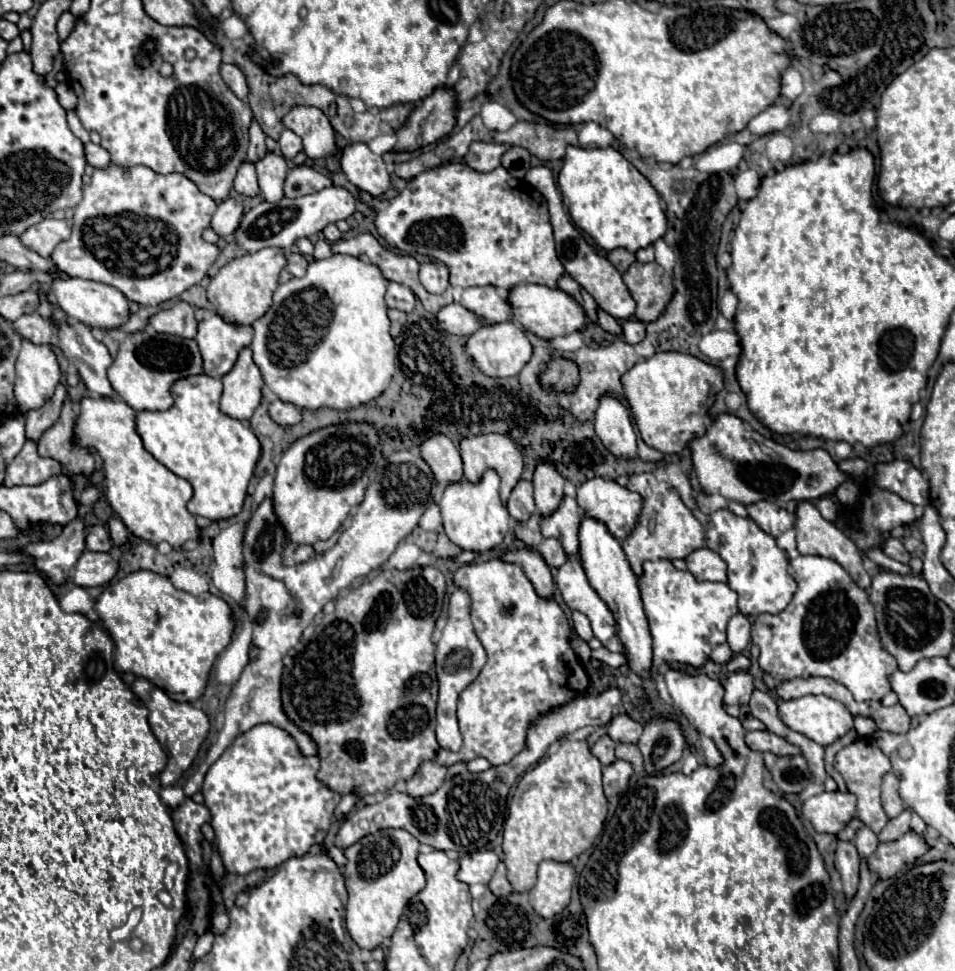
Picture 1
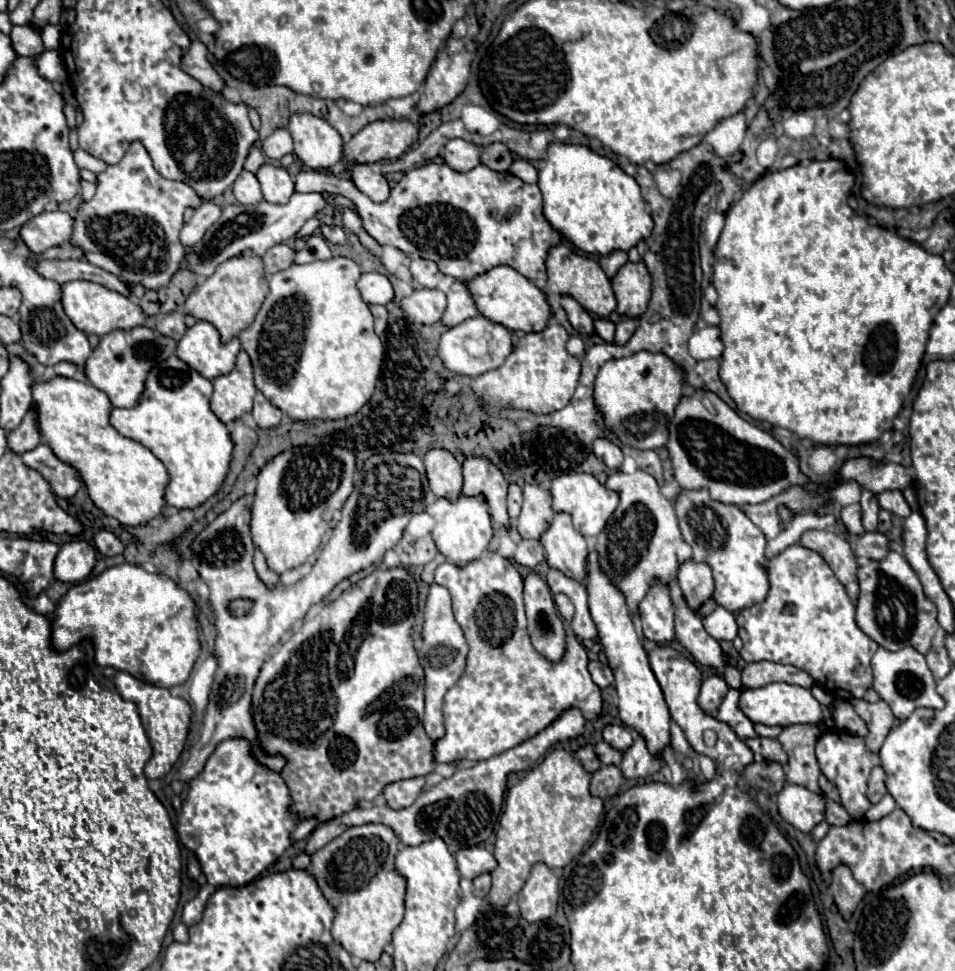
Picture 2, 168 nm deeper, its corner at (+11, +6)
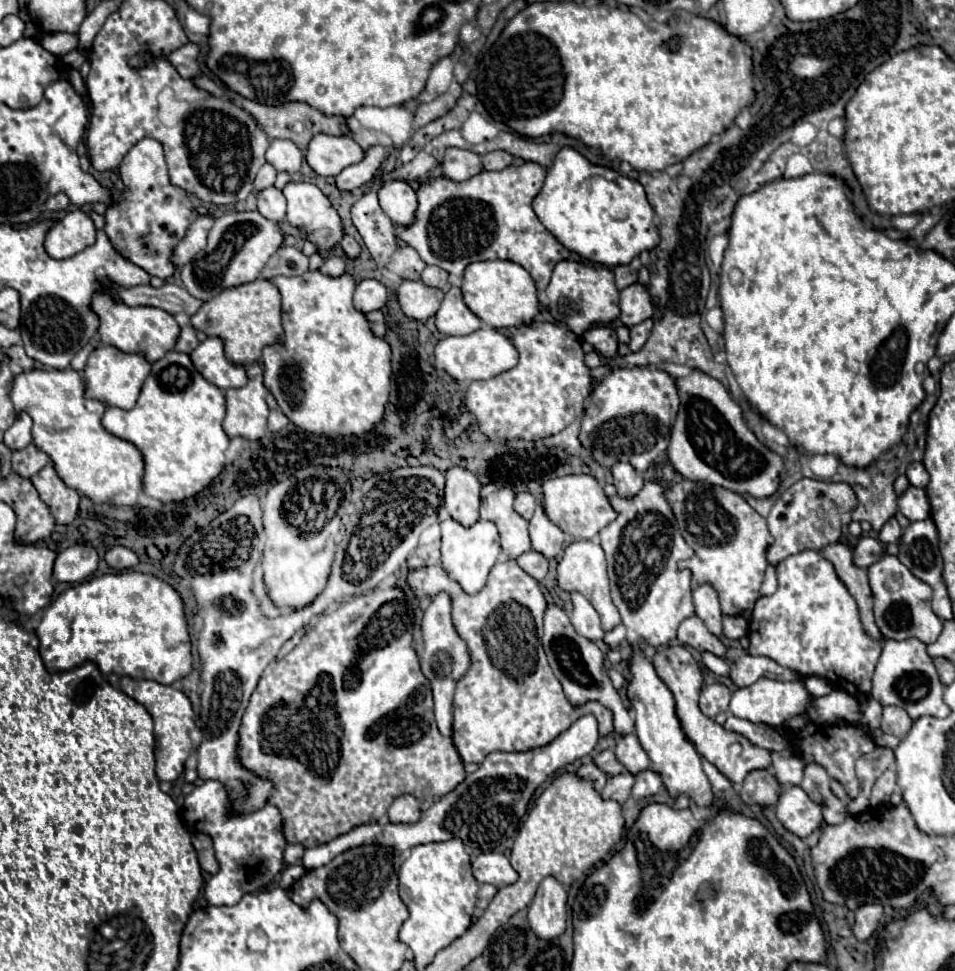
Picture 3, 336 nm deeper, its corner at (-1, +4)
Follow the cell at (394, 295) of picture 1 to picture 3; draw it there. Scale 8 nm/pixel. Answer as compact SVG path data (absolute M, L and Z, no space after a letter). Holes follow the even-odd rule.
M362 280L354 292L354 304L362 312L380 310L386 306L386 300L388 300L388 290L378 280Z

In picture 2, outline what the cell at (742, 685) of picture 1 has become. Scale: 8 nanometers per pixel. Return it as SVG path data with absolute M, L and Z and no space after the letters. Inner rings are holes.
M710 676L710 678L706 678L702 682L700 694L698 694L698 706L706 714L710 714L720 706L722 698L726 696L726 692L728 692L728 684L724 682L724 678L722 676Z

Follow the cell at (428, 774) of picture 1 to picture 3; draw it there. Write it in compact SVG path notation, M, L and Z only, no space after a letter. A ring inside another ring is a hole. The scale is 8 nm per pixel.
M412 794L398 796L388 808L388 818L390 822L416 822L420 818L420 800Z

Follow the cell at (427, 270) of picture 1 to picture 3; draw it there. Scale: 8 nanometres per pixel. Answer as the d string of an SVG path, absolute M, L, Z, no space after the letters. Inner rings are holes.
M426 266L422 272L422 282L428 286L446 288L448 286L448 272L442 270L440 266Z

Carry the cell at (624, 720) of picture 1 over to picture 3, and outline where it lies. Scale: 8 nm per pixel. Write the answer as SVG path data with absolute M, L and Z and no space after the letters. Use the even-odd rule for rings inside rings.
M626 734L626 736L622 736L622 738L616 742L616 750L614 750L614 752L616 752L618 760L626 766L626 770L632 772L632 774L642 772L644 768L650 768L650 758L648 758L648 754L644 752L644 748L640 746L636 734Z

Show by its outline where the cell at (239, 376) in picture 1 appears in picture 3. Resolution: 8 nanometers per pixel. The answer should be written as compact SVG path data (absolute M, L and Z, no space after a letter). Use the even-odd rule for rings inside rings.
M258 362L246 364L248 384L242 388L226 390L226 418L224 430L232 436L244 436L258 440L266 432L266 394L268 390L262 384L262 366Z

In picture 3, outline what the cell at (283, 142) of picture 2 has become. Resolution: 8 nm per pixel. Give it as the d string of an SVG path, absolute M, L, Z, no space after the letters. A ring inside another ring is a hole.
M272 140L266 160L278 170L278 172L288 172L296 174L302 164L302 150L292 142L292 140Z

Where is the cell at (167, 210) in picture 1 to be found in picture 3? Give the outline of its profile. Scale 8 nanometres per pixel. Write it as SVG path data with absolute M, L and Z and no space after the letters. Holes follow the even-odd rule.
M152 138L136 142L118 172L124 182L124 190L112 196L112 202L104 214L104 232L114 250L128 262L140 266L150 276L168 280L176 270L172 262L174 248L184 238L192 220L196 220L190 194L170 182L162 144Z

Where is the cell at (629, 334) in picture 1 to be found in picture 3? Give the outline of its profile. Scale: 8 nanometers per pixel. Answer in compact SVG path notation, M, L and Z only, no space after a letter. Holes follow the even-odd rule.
M644 320L644 322L636 324L636 326L632 326L630 328L630 344L628 344L628 348L632 352L638 352L644 346L644 342L648 340L650 330L652 330L652 320Z

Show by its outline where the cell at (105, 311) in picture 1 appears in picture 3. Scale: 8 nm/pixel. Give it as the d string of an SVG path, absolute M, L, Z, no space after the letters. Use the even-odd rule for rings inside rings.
M94 292L92 310L96 312L96 316L100 320L98 334L104 344L116 346L122 352L140 352L150 362L160 360L160 356L164 356L168 350L172 350L176 344L176 336L180 334L180 326L168 312L164 312L160 308L152 308L152 306L126 306L122 302L116 302L106 292Z

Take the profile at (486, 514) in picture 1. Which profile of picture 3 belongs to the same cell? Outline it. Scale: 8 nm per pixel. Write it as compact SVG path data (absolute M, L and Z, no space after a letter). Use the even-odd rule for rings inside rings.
M454 518L442 522L442 566L456 582L460 582L460 586L468 594L478 592L486 584L486 576L490 568L496 564L498 556L500 556L500 538L494 522L476 520L472 526L462 526Z

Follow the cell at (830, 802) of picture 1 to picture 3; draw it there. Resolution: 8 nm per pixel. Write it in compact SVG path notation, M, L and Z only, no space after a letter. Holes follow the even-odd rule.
M800 786L786 788L780 794L776 816L790 832L794 832L800 838L806 838L824 824L822 806L812 802Z

